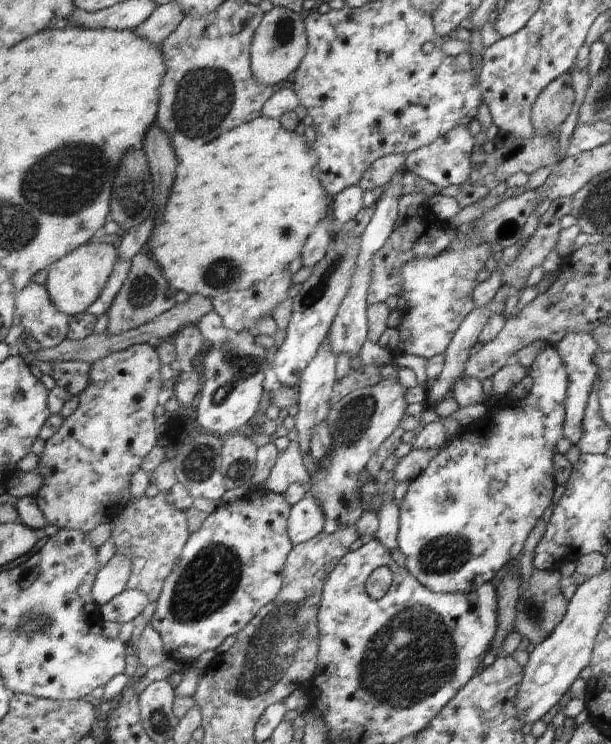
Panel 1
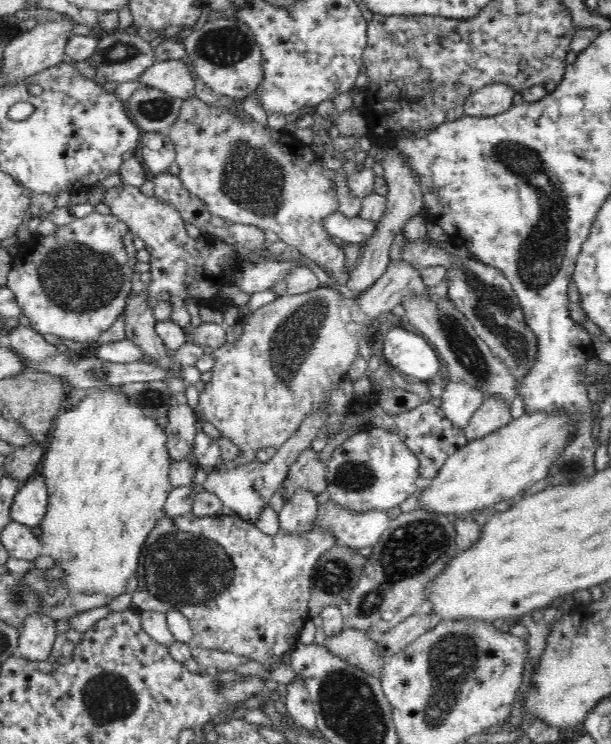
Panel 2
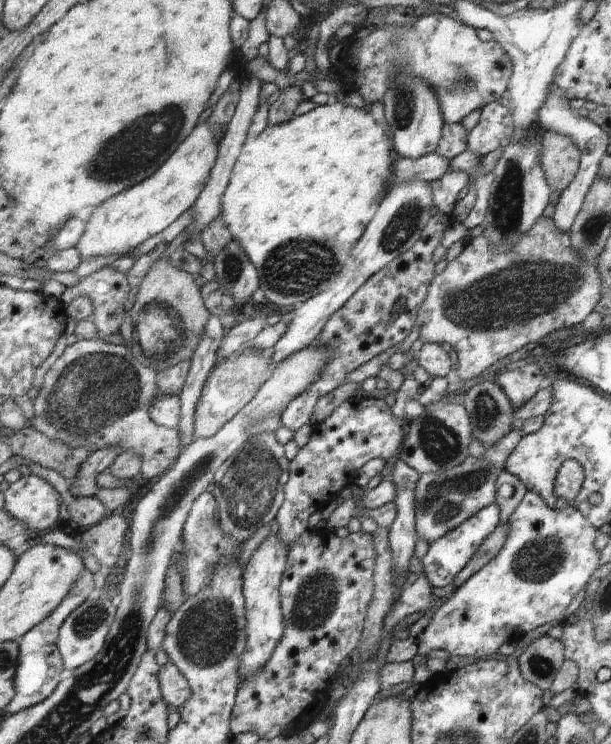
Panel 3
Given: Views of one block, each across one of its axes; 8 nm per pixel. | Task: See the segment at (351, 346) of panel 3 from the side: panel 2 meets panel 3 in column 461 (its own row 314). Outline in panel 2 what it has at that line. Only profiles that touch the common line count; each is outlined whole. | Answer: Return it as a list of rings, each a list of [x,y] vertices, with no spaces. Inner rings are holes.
[[[118,184],[114,188],[108,188],[108,192],[104,192],[104,204],[110,206],[112,214],[124,220],[132,230],[132,234],[142,238],[146,246],[152,250],[150,252],[152,280],[146,284],[152,296],[150,298],[152,308],[158,306],[162,292],[170,292],[172,294],[170,304],[174,306],[172,322],[176,322],[186,330],[192,320],[186,308],[188,300],[198,302],[198,306],[220,306],[220,308],[226,302],[232,302],[226,296],[222,296],[220,290],[224,286],[234,286],[234,276],[240,272],[242,262],[236,260],[236,252],[224,240],[210,234],[190,238],[184,228],[186,220],[178,208],[174,208],[172,204],[168,204],[158,196],[144,196],[136,186]]]

